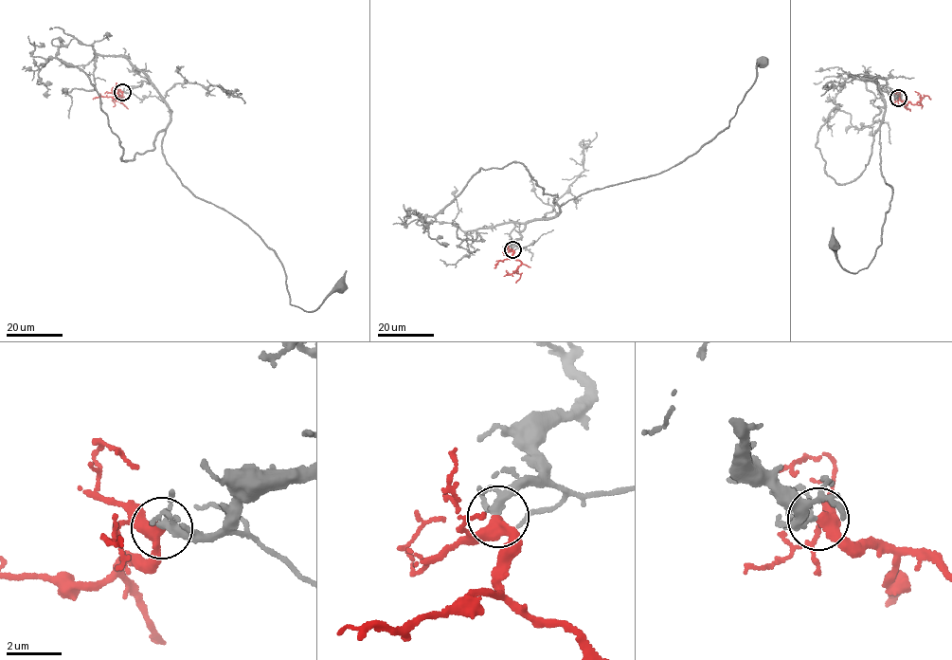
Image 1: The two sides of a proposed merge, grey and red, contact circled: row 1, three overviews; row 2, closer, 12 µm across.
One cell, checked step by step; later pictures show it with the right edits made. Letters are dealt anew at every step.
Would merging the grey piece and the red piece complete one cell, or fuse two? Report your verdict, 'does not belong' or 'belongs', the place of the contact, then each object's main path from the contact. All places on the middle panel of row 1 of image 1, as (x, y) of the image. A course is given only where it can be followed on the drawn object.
belongs; place (512, 249); course grey (512, 248), (527, 223), (556, 216), (562, 204), (589, 191), (659, 174), (697, 151), (728, 126), (762, 61); course red (512, 248), (512, 256), (521, 263), (515, 271), (520, 275), (516, 282)

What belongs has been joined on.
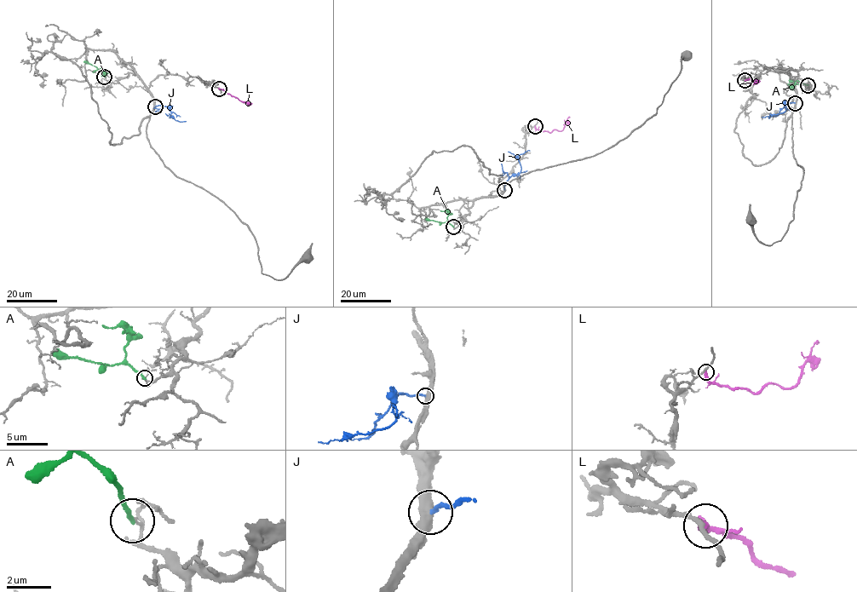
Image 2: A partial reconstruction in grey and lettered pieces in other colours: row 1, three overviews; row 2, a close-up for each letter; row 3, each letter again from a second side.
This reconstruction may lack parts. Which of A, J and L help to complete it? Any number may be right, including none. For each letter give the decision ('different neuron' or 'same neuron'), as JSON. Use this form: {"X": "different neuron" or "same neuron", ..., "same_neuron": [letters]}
{"A": "different neuron", "J": "same neuron", "L": "different neuron", "same_neuron": ["J"]}

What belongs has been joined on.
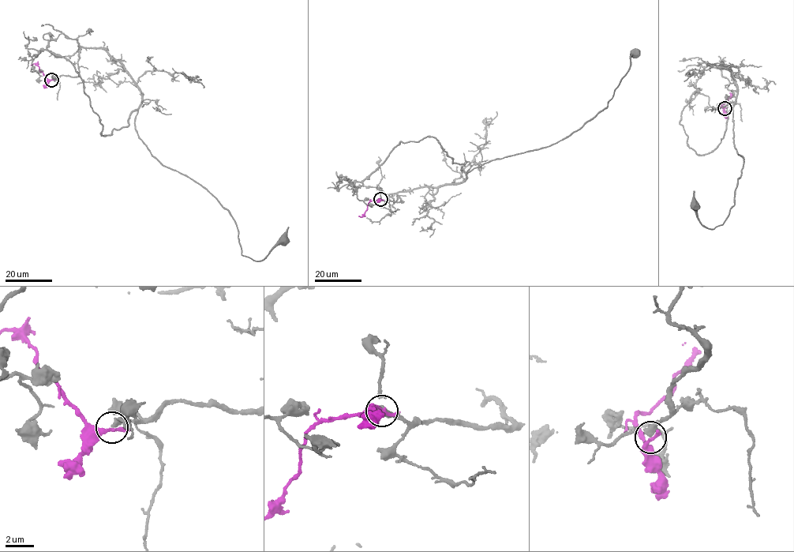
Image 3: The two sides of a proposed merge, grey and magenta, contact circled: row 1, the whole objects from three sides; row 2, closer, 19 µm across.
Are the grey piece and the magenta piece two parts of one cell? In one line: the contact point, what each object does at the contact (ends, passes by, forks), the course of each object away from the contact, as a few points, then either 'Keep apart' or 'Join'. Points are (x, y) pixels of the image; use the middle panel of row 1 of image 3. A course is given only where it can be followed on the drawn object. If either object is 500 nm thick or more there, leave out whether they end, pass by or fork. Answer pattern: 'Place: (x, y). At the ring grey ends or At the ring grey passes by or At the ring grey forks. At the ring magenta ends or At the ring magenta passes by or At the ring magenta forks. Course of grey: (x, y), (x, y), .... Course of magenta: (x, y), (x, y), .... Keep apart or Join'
Place: (380, 199). At the ring grey passes by. At the ring magenta passes by. Course of grey: (381, 200), (401, 202), (388, 196), (462, 182), (468, 171), (491, 160), (557, 142), (607, 107), (634, 52). Course of magenta: (381, 200), (372, 200), (365, 214), (358, 216). Keep apart

